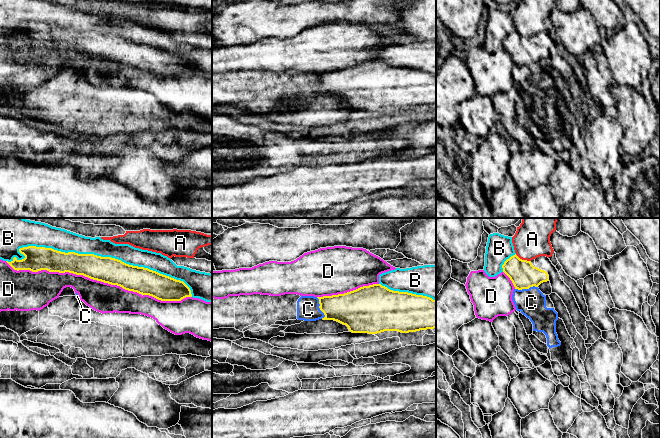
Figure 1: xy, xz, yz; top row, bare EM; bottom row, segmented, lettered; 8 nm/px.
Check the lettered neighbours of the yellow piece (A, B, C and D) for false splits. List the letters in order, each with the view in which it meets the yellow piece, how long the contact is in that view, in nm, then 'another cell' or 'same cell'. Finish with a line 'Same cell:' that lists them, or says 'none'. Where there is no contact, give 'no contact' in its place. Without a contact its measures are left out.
A: contact in yz; length 140 nm; another cell
B: contact in xy; length 1500 nm; another cell
C: contact in xz; length 190 nm; another cell
D: contact in xy; length 1100 nm; another cell
Same cell: none

